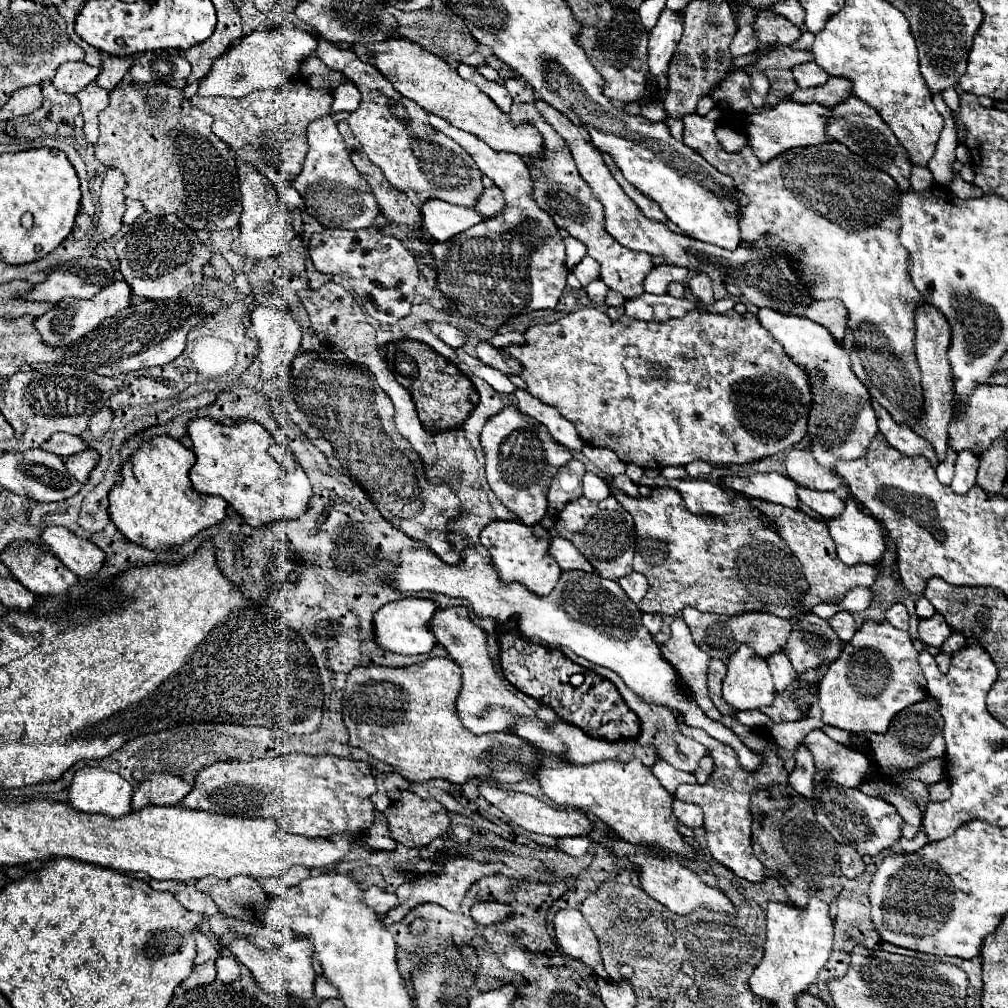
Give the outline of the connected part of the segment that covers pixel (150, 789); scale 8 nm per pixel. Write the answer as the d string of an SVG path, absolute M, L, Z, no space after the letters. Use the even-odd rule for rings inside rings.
M151 773L135 787L133 811L147 805L177 805L191 791L191 785L169 773Z

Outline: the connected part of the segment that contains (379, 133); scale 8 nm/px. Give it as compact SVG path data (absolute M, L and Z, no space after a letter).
M319 39L315 55L329 69L343 73L345 79L361 91L361 103L347 121L367 157L383 171L385 179L393 187L403 189L403 193L407 193L407 197L411 197L413 205L419 209L423 201L429 199L443 199L463 207L475 205L475 197L483 187L475 161L471 161L471 155L465 153L465 149L461 149L461 145L457 145L453 139L429 127L427 113L419 105L395 91L379 69L359 61L351 49L341 49L327 39Z

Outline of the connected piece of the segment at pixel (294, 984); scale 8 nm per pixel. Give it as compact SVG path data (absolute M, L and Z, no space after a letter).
M297 937L295 941L277 947L275 953L267 953L263 949L259 949L255 943L251 943L249 939L235 939L233 943L227 945L231 949L231 955L241 961L255 977L255 981L259 983L259 987L265 993L273 993L273 995L295 995L299 999L311 999L314 993L315 971L311 965L311 943L307 941L307 937Z

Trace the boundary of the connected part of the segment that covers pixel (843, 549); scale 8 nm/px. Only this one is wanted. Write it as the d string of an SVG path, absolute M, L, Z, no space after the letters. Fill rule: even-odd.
M847 499L845 511L827 521L829 533L837 545L839 559L845 565L879 563L885 553L881 525L867 515L857 501Z

